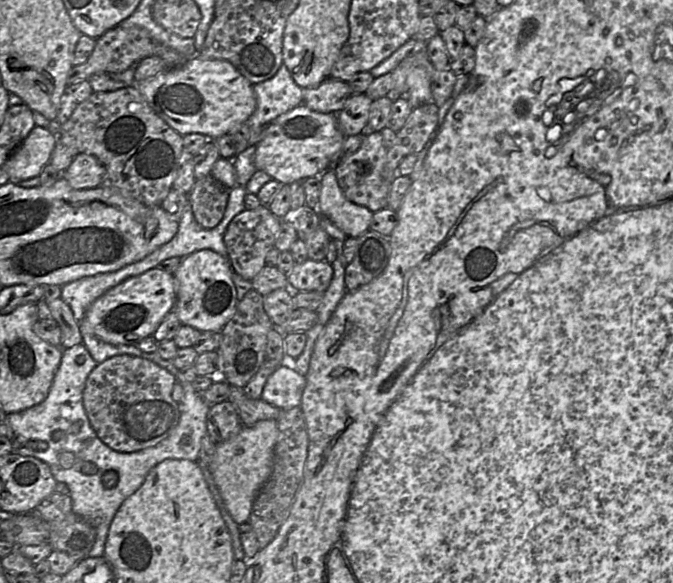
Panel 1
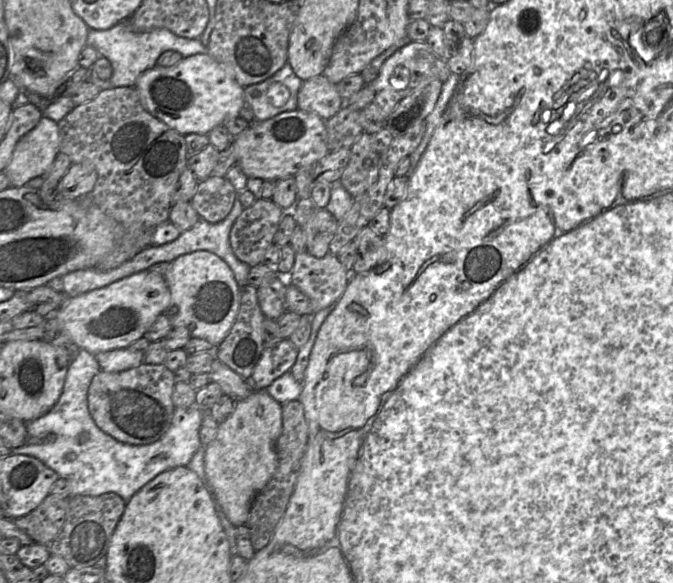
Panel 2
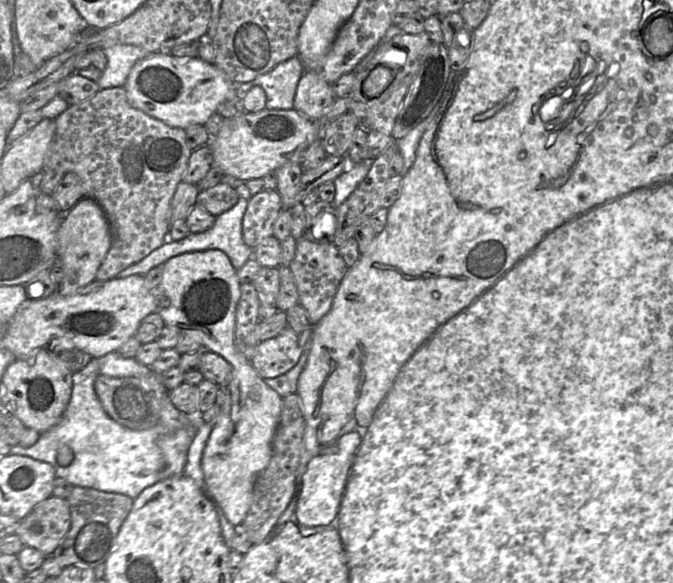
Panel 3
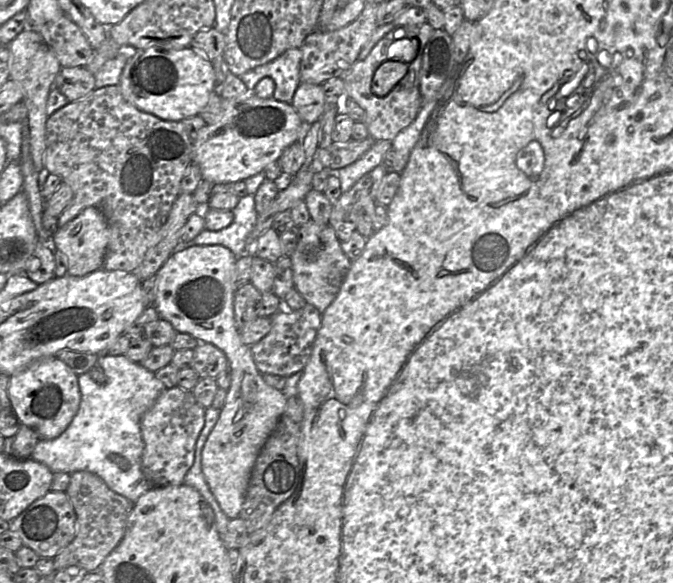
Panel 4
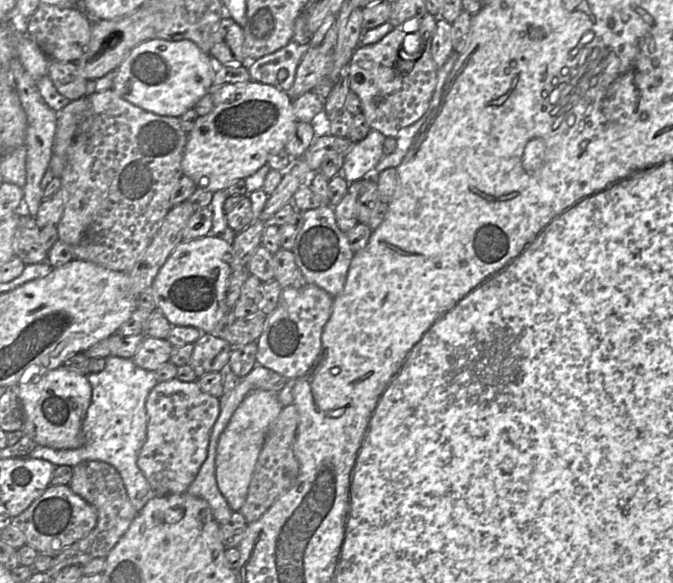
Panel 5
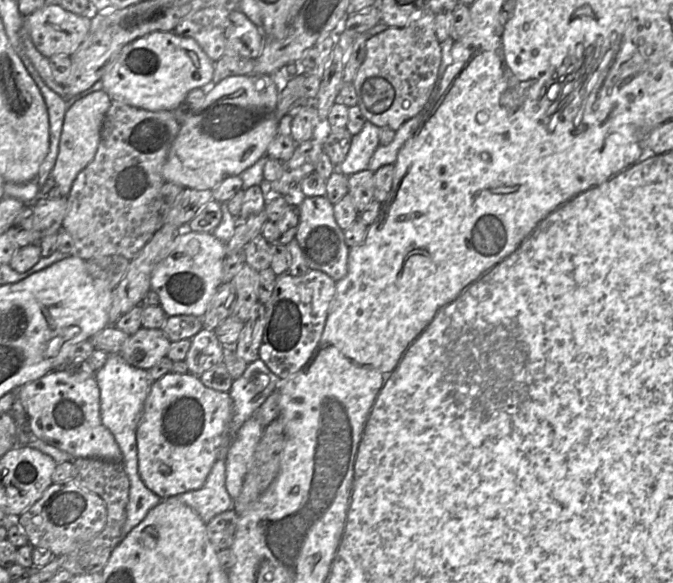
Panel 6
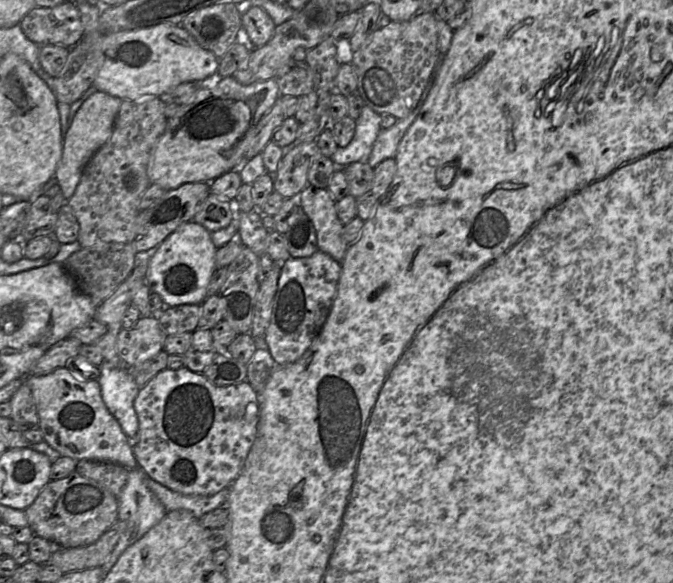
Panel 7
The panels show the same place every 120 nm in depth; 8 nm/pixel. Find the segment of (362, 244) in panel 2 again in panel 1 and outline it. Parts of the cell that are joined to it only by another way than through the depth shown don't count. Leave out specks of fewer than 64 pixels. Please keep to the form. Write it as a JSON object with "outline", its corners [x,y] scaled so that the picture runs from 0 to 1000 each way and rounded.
{"outline":[[[547,395],[530,408],[530,427],[522,451],[513,458],[513,491],[523,499],[545,489],[562,475],[574,460],[581,436],[578,407]]]}

